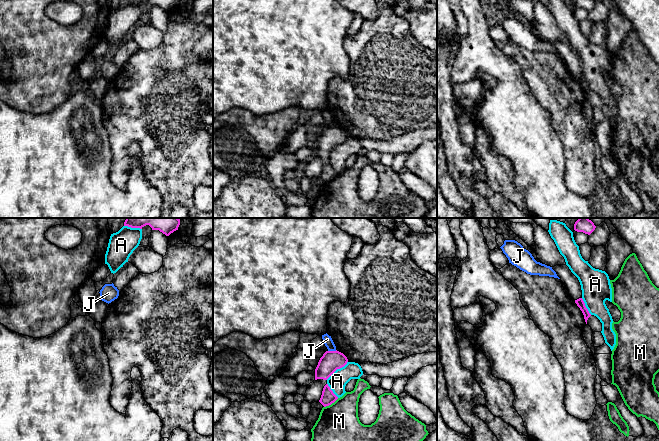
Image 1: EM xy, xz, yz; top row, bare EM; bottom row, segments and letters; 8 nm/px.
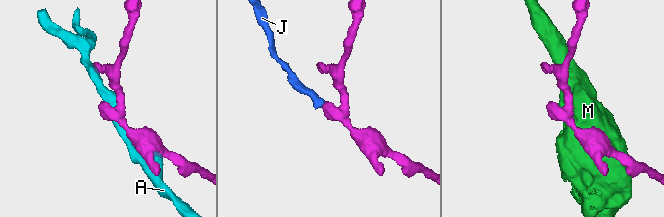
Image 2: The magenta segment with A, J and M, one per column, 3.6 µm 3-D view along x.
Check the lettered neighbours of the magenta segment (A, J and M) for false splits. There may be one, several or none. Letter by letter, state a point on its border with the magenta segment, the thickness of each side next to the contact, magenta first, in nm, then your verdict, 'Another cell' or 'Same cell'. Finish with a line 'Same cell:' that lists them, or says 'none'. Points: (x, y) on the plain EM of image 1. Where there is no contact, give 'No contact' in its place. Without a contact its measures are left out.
A: Touches magenta at xz (337, 144). Thickness 160 nm (magenta) against 150 nm. Another cell
J: Touches magenta at xz (332, 127). Thickness 160 nm (magenta) against 70 nm. Another cell
M: Touches magenta at xz (331, 179). Thickness 110 nm (magenta) against 400 nm. Another cell
Same cell: none

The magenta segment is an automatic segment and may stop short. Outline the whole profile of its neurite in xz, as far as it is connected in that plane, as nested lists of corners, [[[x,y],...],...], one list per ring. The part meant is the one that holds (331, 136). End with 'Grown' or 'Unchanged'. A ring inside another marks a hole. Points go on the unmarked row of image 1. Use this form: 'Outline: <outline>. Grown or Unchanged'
Outline: [[[326,127],[315,145],[315,156],[327,156],[337,145],[344,143],[347,133],[339,127]]]. Unchanged

